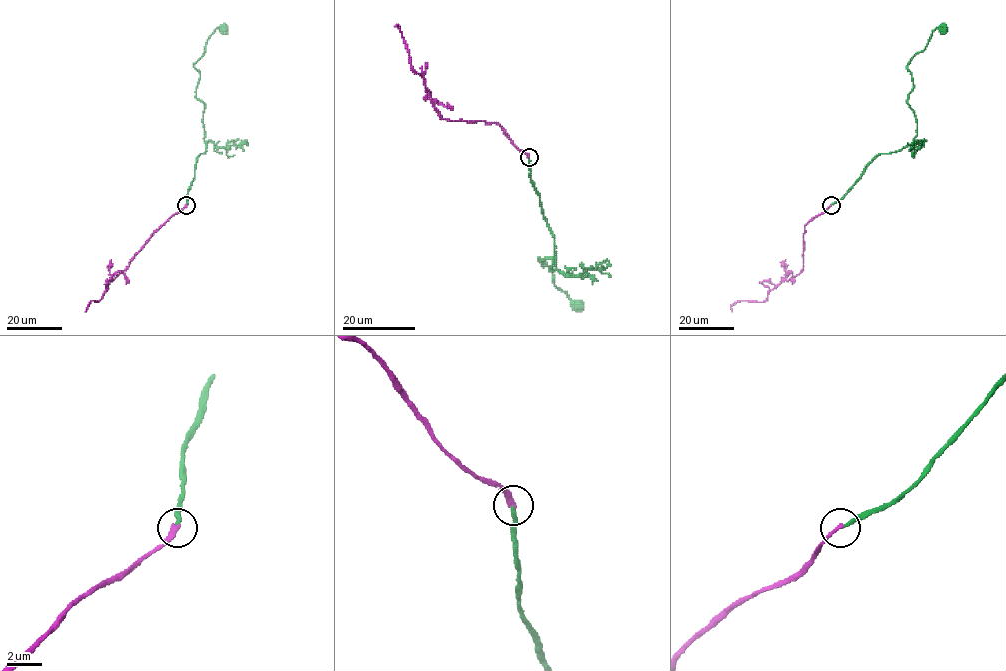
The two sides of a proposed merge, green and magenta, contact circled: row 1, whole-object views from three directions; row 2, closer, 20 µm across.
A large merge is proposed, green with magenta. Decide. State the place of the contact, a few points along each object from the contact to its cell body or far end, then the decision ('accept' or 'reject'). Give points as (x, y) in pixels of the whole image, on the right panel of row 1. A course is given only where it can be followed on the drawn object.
at (831, 205); green runs (831, 205), (877, 156), (912, 141), (916, 117), (907, 100), (913, 87), (907, 65), (932, 32), (943, 28); magenta runs (831, 205), (805, 226), (802, 270), (771, 289), (763, 301), (741, 300), (731, 307), (732, 312); reject

